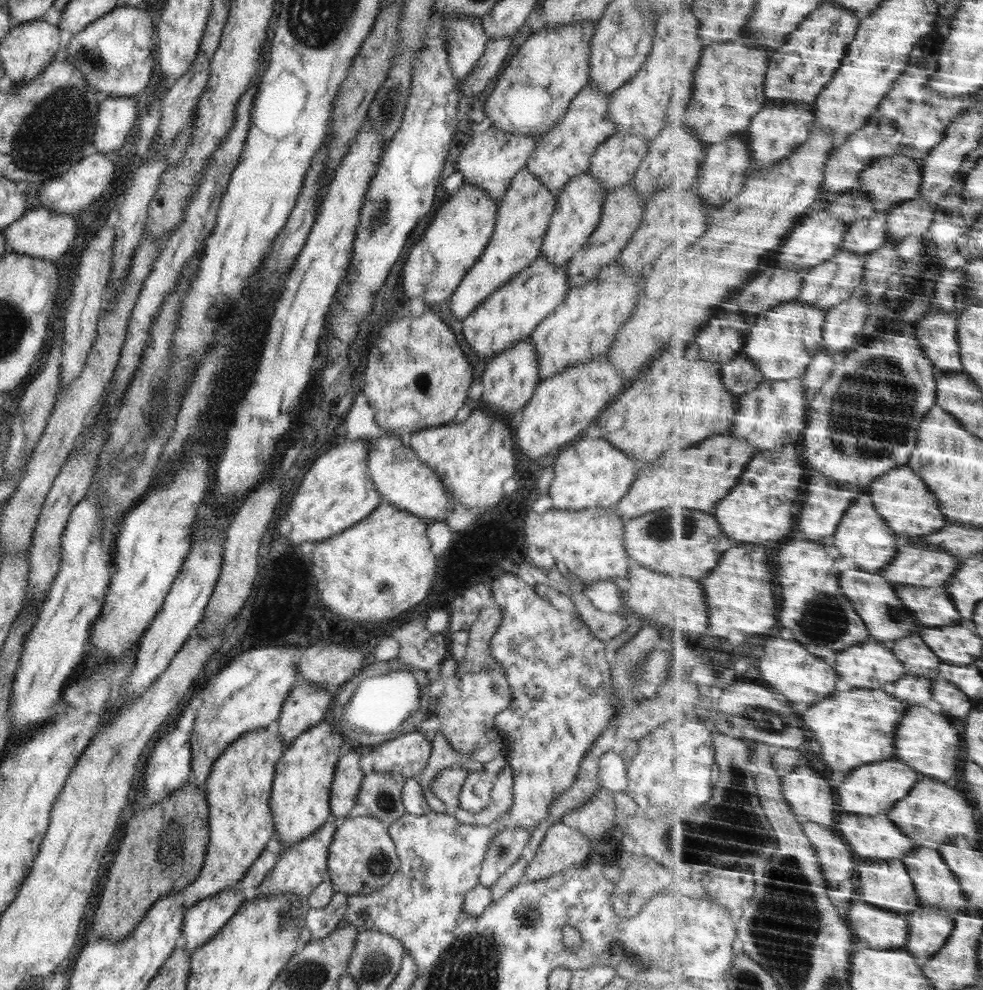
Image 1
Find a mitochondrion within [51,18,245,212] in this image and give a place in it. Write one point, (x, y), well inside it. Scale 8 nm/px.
(93, 60)

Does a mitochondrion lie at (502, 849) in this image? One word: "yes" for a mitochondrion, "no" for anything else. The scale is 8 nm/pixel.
yes

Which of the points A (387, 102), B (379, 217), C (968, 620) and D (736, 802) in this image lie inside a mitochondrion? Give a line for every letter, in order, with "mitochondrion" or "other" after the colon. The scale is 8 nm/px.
A: mitochondrion
B: mitochondrion
C: other
D: mitochondrion

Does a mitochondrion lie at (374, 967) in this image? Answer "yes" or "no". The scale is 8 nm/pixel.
yes

